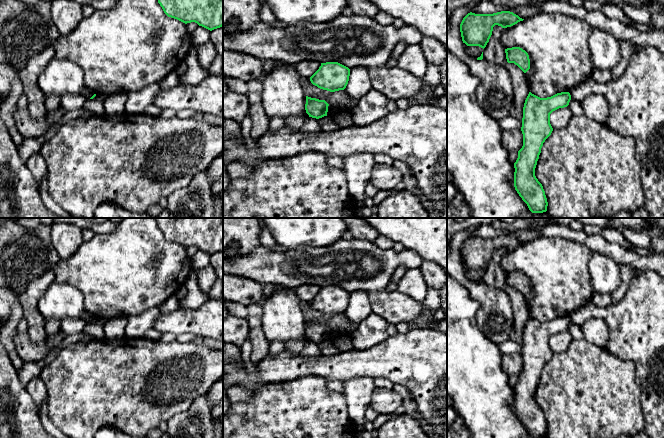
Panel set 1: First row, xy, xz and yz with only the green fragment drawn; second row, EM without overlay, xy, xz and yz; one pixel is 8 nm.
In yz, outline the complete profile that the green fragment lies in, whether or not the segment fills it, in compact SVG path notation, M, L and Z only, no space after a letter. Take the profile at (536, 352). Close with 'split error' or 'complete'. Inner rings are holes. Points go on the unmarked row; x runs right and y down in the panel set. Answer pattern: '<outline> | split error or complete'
M529 316L525 324L521 351L523 370L514 387L514 411L532 437L546 436L548 430L543 410L535 400L535 392L543 367L553 355L550 338L567 331L570 324L569 316L547 322Z | complete

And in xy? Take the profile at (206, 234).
M153 218L164 237L185 248L195 246L210 255L223 250L223 218Z | complete

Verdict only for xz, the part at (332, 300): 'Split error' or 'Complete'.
Complete

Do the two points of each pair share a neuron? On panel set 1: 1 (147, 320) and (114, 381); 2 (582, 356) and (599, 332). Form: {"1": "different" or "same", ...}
{"1": "different", "2": "different"}

